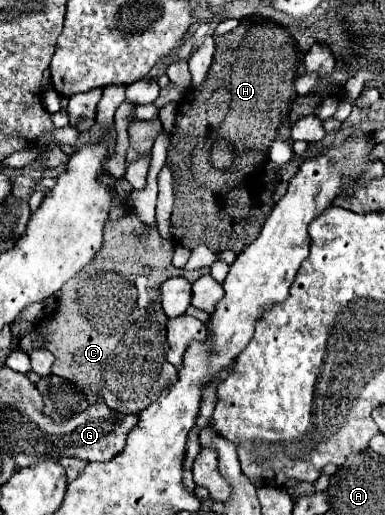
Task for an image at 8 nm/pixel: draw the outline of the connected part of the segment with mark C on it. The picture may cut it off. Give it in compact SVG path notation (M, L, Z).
M127 214L115 222L107 222L105 224L105 242L103 242L103 248L101 248L101 254L97 254L97 258L85 268L81 270L81 274L77 274L77 278L69 280L63 290L61 290L61 300L59 300L59 308L57 308L57 314L53 318L47 318L43 322L43 330L49 338L47 342L47 350L57 358L57 362L53 364L53 374L73 382L85 396L87 396L87 402L93 404L97 398L103 398L103 402L113 410L113 412L119 412L119 414L139 414L141 410L145 410L145 406L149 406L149 402L153 402L153 398L157 398L157 394L161 392L161 388L169 386L169 382L175 382L177 378L177 368L173 364L167 362L165 354L169 350L167 346L167 338L165 338L165 322L167 322L167 316L161 314L161 308L157 308L157 298L161 296L159 292L159 286L161 282L165 282L167 278L171 276L181 276L183 270L175 268L171 264L171 256L173 256L173 244L171 242L163 242L161 240L161 234L159 230L155 228L149 228L147 224L143 224L135 214Z

